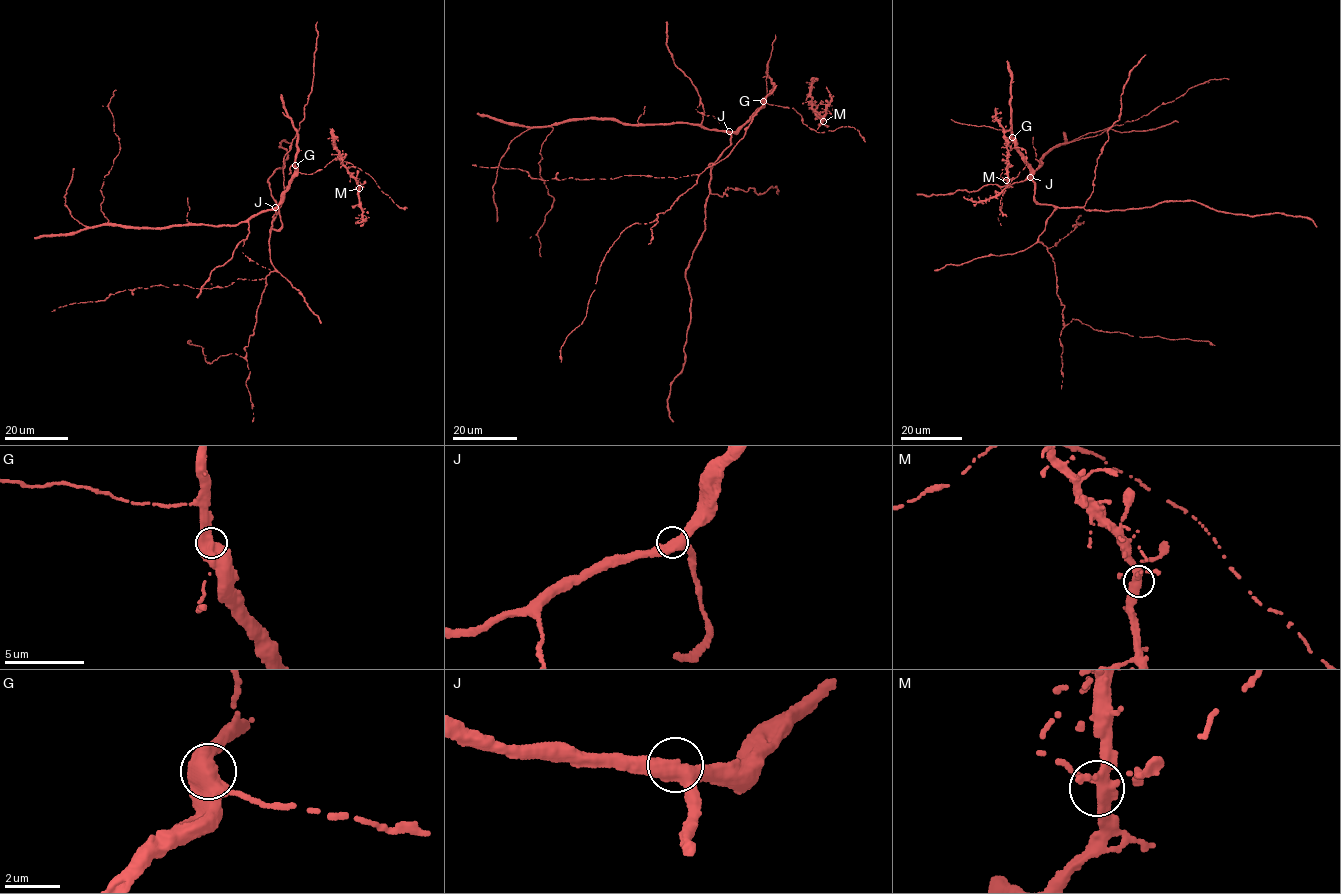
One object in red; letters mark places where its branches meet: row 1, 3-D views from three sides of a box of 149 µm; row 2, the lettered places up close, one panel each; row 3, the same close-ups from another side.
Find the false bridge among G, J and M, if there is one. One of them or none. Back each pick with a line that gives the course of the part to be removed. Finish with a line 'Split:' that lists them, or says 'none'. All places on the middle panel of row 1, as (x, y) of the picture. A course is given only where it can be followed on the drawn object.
Split: none

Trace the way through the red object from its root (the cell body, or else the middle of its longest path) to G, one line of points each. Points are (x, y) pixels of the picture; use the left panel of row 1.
G: (279, 212), (277, 206), (295, 165)

